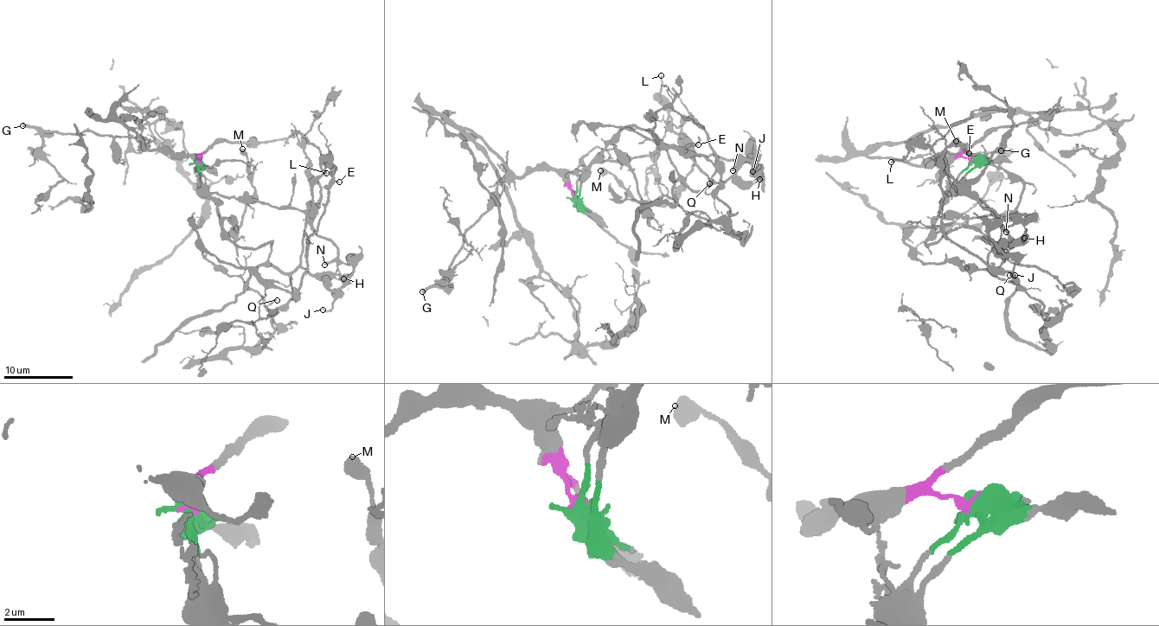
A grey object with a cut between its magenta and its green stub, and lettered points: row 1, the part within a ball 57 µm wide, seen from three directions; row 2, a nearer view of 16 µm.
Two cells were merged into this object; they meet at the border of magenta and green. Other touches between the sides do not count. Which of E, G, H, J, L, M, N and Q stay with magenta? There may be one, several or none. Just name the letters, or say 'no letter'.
G

